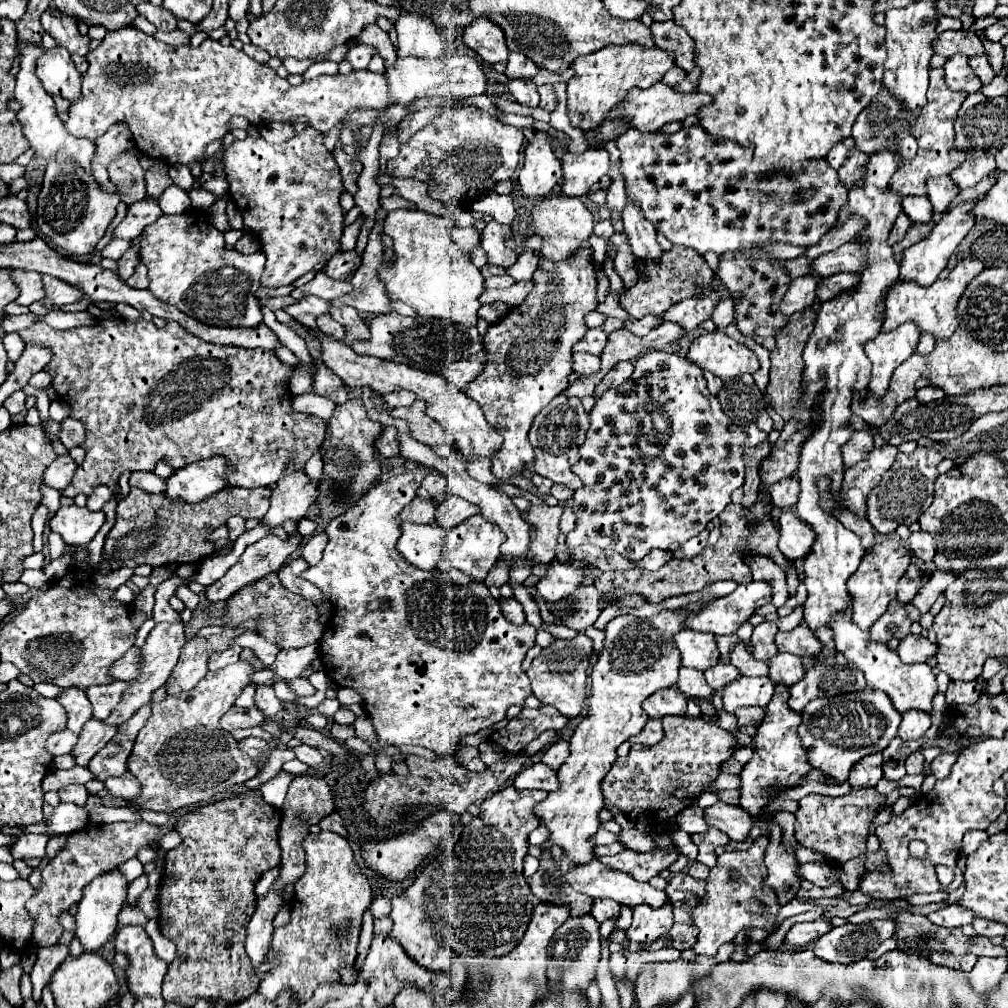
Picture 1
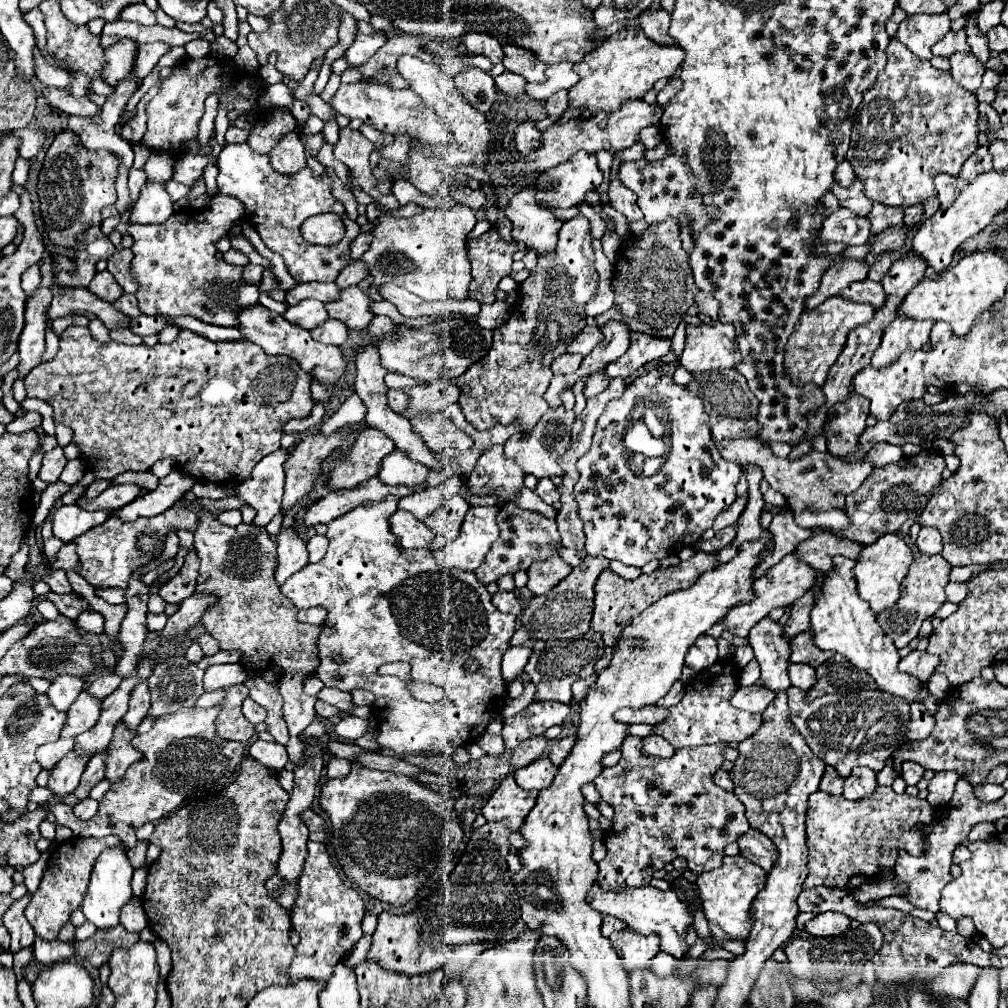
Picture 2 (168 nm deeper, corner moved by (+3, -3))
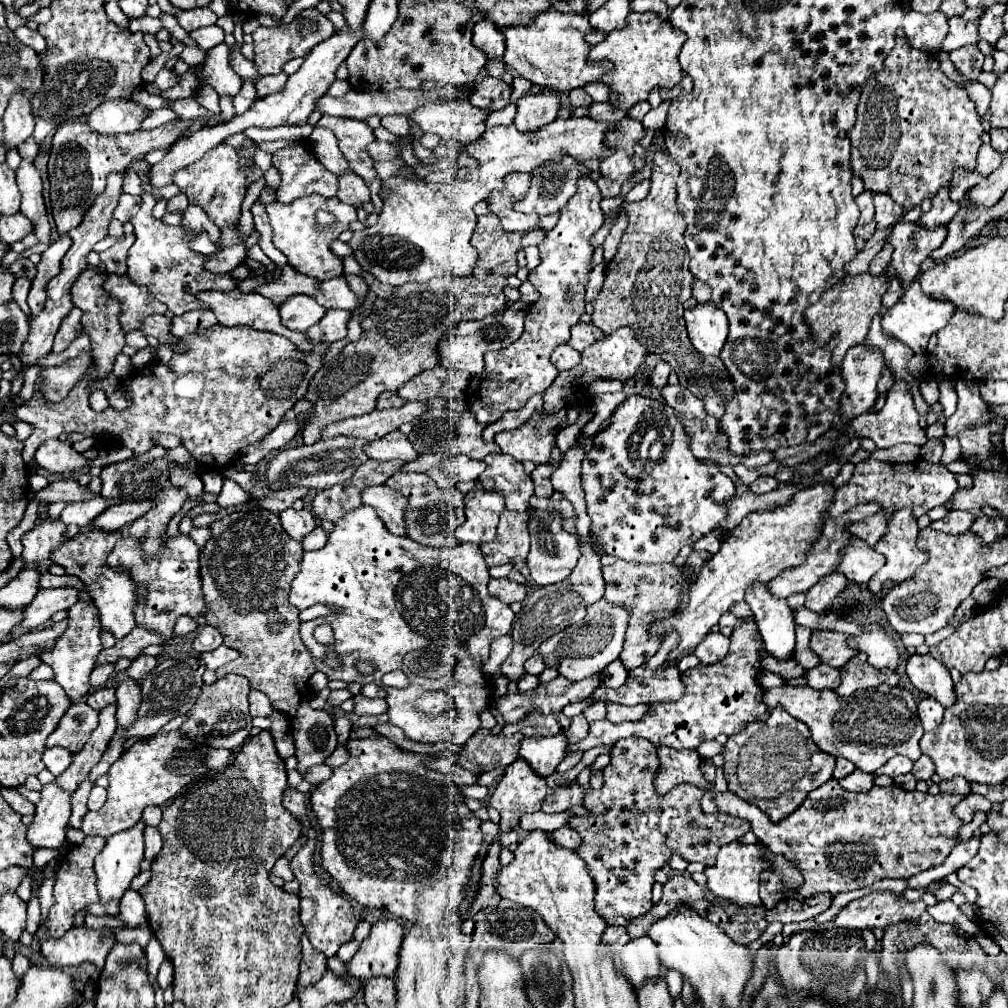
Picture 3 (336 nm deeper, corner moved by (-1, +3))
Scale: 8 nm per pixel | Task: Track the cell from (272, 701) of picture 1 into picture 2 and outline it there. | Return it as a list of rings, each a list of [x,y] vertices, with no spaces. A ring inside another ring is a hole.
[[[247,697],[247,699],[243,701],[243,715],[245,715],[253,725],[257,725],[257,723],[265,721],[267,711],[265,711],[265,707],[261,707],[259,703],[255,703],[251,697]]]

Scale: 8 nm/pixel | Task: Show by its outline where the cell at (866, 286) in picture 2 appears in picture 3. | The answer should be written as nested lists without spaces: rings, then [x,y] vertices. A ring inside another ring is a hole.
[[[891,279],[891,283],[889,283],[889,289],[885,291],[885,295],[883,295],[883,307],[891,307],[891,305],[895,305],[899,299],[903,297],[903,287],[901,287],[901,281],[897,281],[897,279]]]

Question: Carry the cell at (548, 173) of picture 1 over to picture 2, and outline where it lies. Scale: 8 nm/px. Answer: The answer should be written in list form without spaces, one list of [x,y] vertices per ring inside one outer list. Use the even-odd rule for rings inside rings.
[[[521,123],[515,129],[515,147],[521,155],[529,155],[541,147],[541,131],[535,129],[535,123]]]

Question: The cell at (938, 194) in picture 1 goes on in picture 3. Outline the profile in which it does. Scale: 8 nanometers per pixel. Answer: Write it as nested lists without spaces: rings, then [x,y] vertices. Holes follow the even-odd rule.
[[[963,169],[955,171],[953,181],[951,181],[951,199],[953,199],[953,201],[963,201],[965,195],[967,195],[967,191],[969,191],[973,185],[977,185],[981,179],[983,179],[983,175],[975,173],[975,171],[973,171],[973,173],[965,173]]]

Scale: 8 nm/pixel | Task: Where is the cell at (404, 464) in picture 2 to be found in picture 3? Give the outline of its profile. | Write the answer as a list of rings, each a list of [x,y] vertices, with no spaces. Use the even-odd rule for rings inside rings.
[[[393,431],[391,435],[385,435],[383,439],[375,439],[363,447],[365,455],[379,461],[391,461],[391,459],[403,459],[413,461],[419,457],[419,453],[413,449],[407,435],[401,431]]]

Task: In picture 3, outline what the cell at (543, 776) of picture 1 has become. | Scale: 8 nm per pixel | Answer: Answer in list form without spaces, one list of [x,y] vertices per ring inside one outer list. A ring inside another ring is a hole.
[[[565,735],[555,737],[539,737],[539,739],[523,739],[519,757],[531,763],[531,767],[541,775],[549,777],[555,767],[563,761],[567,753],[567,739]]]

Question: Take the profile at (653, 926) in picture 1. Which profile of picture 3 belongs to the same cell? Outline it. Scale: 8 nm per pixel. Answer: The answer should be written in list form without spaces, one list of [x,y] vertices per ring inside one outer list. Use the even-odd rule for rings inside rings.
[[[639,937],[629,941],[617,953],[615,969],[633,985],[633,989],[639,989],[647,979],[655,979],[659,975],[655,941],[651,937]]]

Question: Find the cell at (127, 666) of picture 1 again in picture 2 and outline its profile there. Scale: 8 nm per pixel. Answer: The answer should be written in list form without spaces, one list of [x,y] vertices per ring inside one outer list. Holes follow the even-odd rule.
[[[105,673],[105,675],[97,677],[89,685],[89,689],[91,689],[91,693],[95,693],[95,697],[103,697],[105,699],[107,695],[111,695],[119,687],[119,681],[121,681],[121,677],[117,673]]]

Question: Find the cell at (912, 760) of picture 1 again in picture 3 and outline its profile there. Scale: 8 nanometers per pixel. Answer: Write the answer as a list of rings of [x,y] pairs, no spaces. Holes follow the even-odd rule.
[[[921,755],[915,763],[913,763],[913,771],[911,771],[917,779],[923,779],[923,781],[929,781],[933,775],[935,775],[935,763],[927,757],[927,755]]]

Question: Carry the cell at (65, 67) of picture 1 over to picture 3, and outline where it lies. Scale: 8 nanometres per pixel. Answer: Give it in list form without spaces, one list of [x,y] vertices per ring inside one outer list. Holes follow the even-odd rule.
[[[113,99],[101,103],[93,115],[87,117],[87,123],[97,133],[115,135],[115,133],[133,133],[141,127],[143,119],[151,113],[151,109],[135,103],[133,99]]]

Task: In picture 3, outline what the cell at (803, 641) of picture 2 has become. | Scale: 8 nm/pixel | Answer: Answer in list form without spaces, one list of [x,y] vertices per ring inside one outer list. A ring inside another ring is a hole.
[[[813,631],[809,647],[821,657],[823,663],[835,669],[841,669],[849,659],[859,655],[859,649],[849,645],[849,635],[835,631]]]

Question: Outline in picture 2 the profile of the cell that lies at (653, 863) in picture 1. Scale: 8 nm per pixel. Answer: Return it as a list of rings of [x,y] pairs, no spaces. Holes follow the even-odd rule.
[[[627,737],[621,745],[621,761],[615,767],[605,767],[603,773],[593,781],[601,799],[607,801],[615,809],[613,827],[607,831],[607,855],[599,861],[599,877],[597,883],[603,889],[613,889],[619,885],[647,885],[653,877],[653,871],[663,869],[675,857],[685,857],[689,869],[695,873],[713,871],[723,861],[723,849],[739,837],[739,833],[749,829],[745,819],[745,807],[735,797],[713,783],[713,773],[723,765],[723,749],[727,743],[703,745],[703,747],[683,747],[675,749],[673,757],[647,757],[641,755],[639,737]]]

